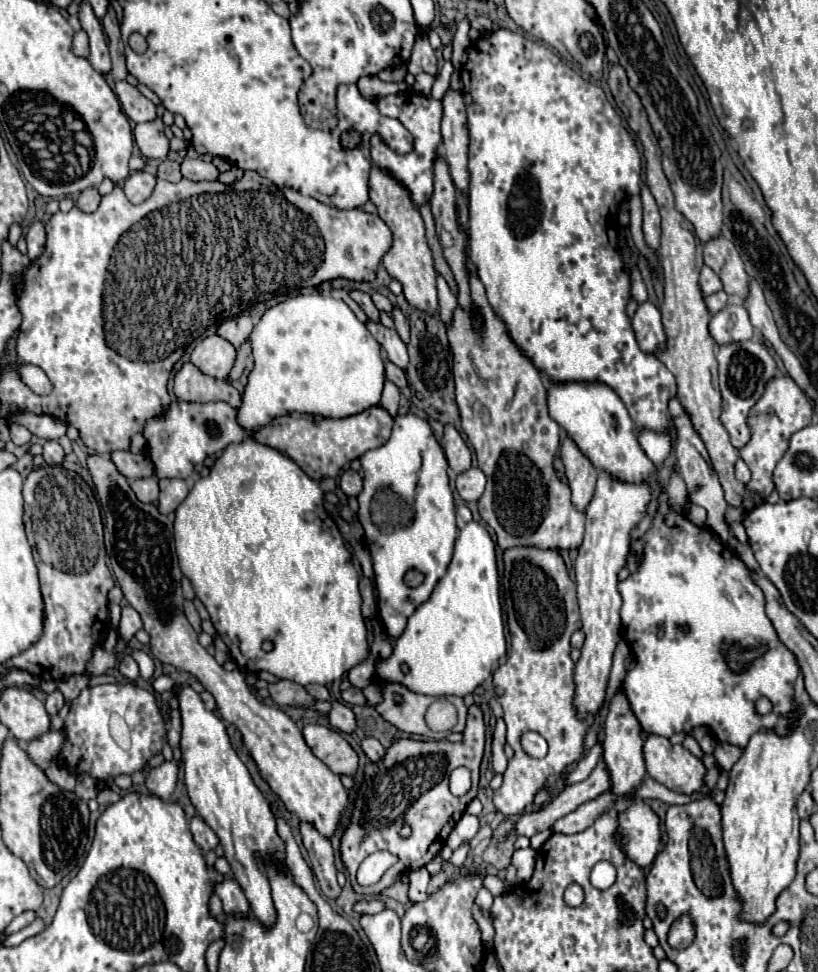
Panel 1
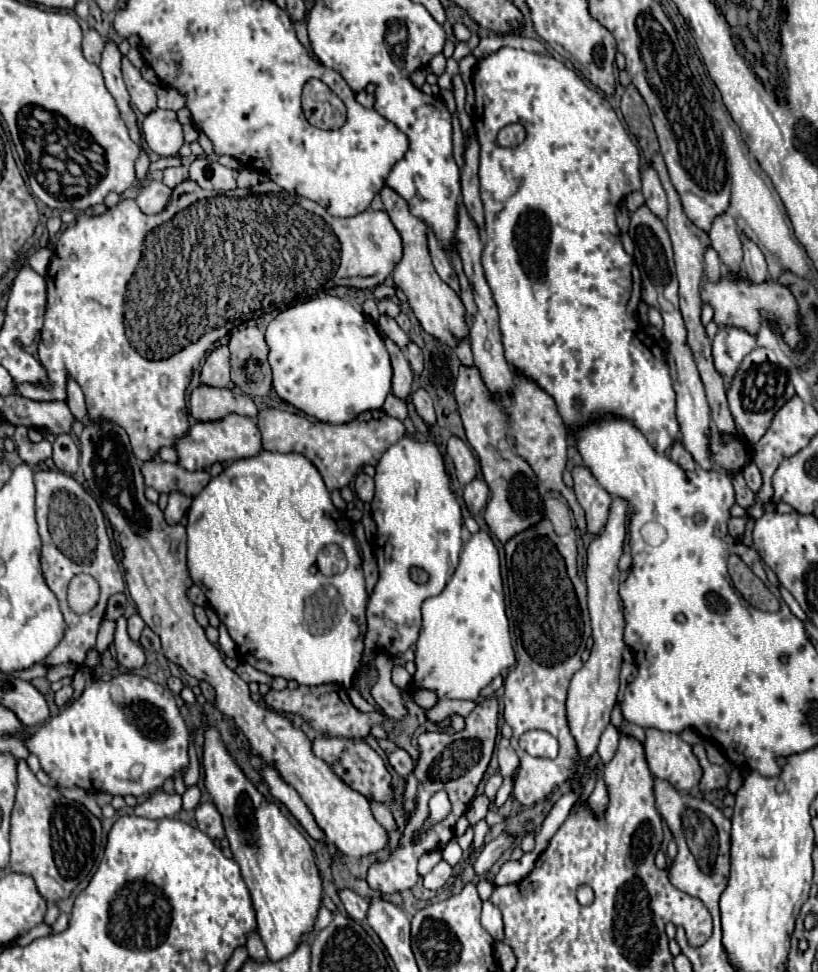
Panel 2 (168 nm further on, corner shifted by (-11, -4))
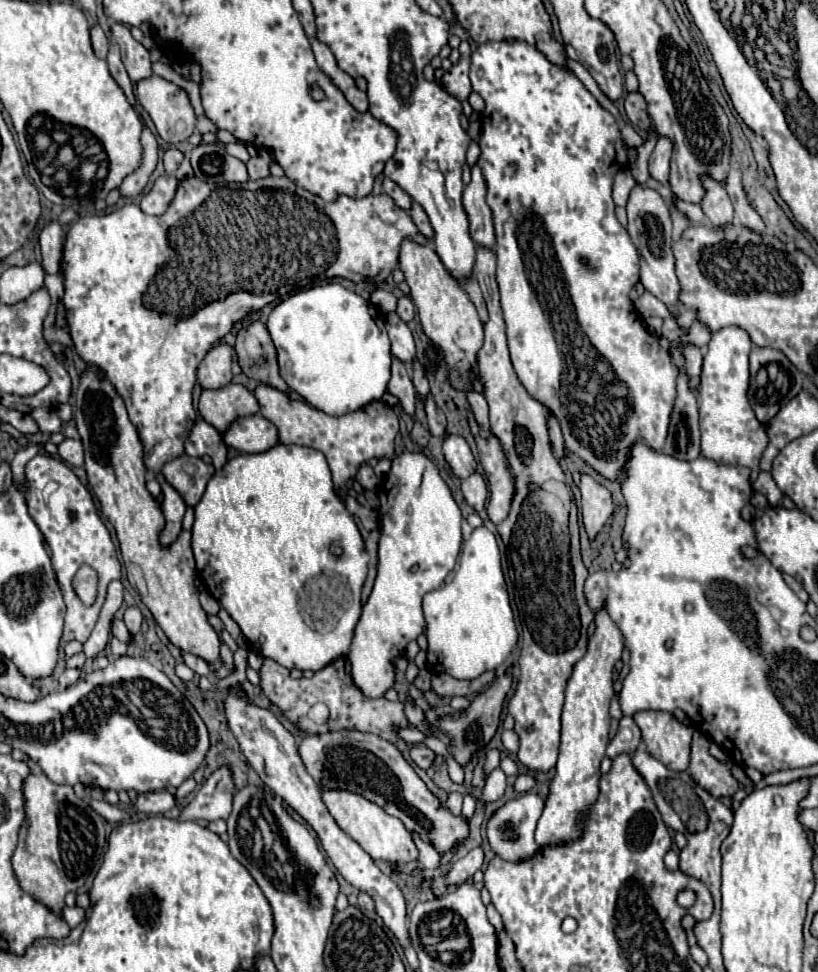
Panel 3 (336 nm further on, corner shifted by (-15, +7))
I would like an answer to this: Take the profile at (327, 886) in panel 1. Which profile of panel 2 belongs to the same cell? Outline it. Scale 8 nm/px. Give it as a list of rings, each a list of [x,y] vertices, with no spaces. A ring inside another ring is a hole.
[[[341,888],[339,890],[339,898],[347,910],[347,914],[353,918],[353,920],[363,920],[367,916],[367,910],[369,910],[369,900],[359,896],[357,892],[349,890],[349,888]]]

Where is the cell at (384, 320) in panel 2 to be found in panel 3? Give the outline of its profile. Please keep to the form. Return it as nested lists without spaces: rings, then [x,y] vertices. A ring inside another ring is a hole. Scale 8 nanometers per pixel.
[[[387,313],[387,333],[391,339],[391,355],[399,357],[399,361],[411,365],[415,359],[415,343],[413,335],[405,321],[397,313]]]

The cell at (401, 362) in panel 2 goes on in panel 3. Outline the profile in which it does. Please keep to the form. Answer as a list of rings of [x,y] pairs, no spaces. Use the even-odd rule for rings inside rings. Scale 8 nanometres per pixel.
[[[393,359],[393,365],[391,365],[391,379],[389,379],[389,385],[387,385],[387,391],[391,391],[399,403],[403,405],[403,411],[407,415],[415,415],[415,387],[411,383],[411,377],[409,377],[409,369],[405,363],[401,363],[399,359]]]

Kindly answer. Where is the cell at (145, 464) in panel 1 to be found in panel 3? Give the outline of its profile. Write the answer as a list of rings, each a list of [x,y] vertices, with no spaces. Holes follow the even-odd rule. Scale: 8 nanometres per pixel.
[[[181,455],[163,467],[167,483],[173,485],[173,489],[183,497],[185,505],[189,507],[195,507],[199,503],[209,477],[213,477],[213,471],[213,465],[203,463],[203,459],[199,457],[187,455]]]

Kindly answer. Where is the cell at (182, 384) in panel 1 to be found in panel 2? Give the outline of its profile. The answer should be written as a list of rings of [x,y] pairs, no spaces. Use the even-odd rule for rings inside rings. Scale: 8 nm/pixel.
[[[201,384],[191,392],[189,406],[191,406],[191,416],[201,422],[219,420],[231,412],[249,418],[257,416],[257,406],[247,394],[233,392],[229,388],[215,388],[207,384]]]

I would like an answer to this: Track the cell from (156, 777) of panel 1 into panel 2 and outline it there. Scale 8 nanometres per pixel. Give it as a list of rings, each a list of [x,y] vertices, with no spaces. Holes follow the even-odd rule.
[[[157,790],[153,792],[145,802],[135,806],[135,814],[137,816],[145,816],[145,818],[171,818],[181,810],[181,796],[175,794],[167,794],[165,790]]]

